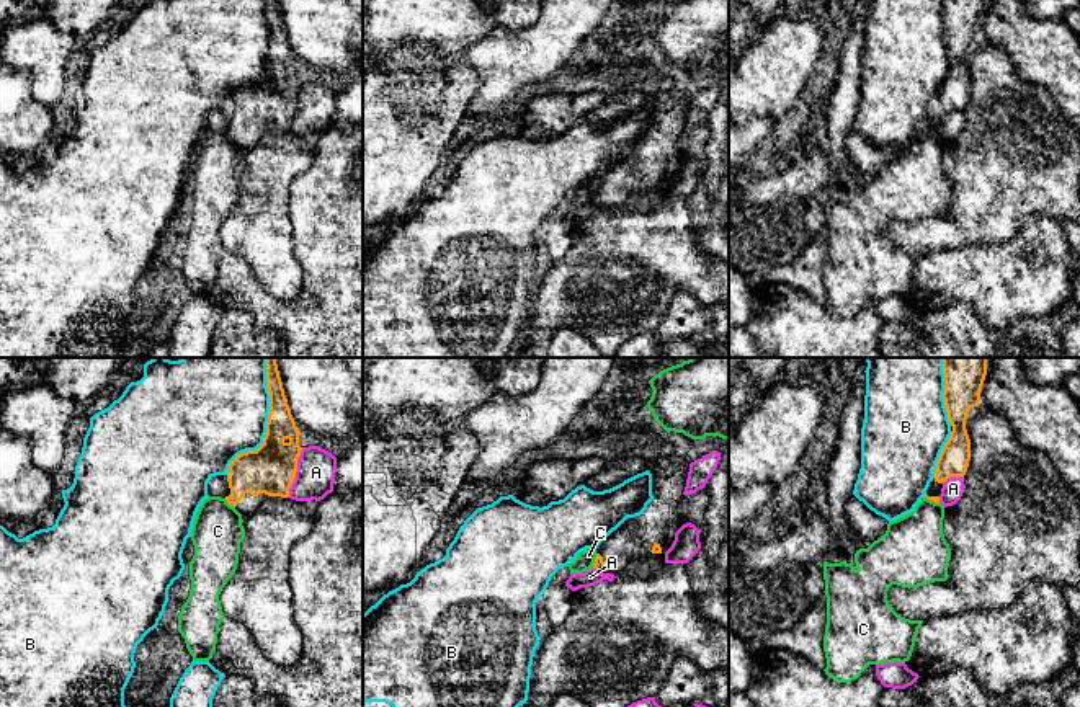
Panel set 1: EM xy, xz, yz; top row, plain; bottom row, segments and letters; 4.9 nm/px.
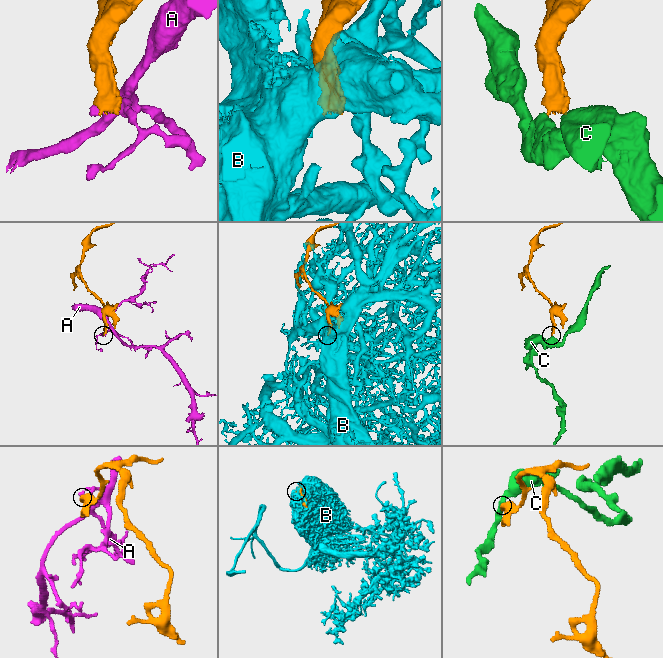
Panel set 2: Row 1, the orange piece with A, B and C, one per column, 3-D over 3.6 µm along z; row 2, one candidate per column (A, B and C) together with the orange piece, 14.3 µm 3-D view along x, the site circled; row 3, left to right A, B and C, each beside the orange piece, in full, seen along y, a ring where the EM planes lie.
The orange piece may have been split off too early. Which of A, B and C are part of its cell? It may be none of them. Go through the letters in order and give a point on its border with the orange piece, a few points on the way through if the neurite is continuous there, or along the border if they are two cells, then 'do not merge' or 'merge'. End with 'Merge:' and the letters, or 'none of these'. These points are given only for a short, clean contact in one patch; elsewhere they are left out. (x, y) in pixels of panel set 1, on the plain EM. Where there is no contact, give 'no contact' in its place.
A: meets orange in xy at (296, 105); do not merge
B: meets orange in xy at (267, 61); merge
C: meets orange in xz at (595, 195); border along xz (597, 188), (592, 201); do not merge
Merge: B

